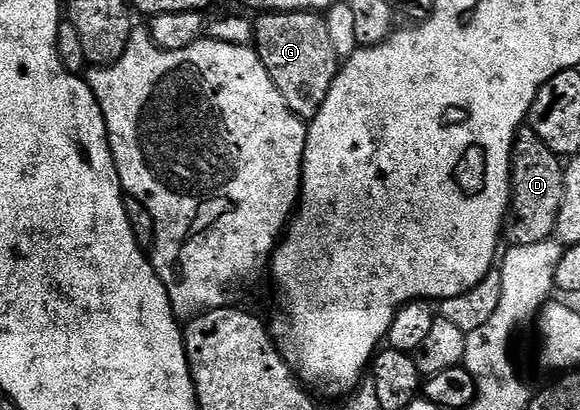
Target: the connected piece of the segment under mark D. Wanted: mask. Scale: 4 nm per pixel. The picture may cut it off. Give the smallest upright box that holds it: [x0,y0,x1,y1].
[502,126,564,246]

